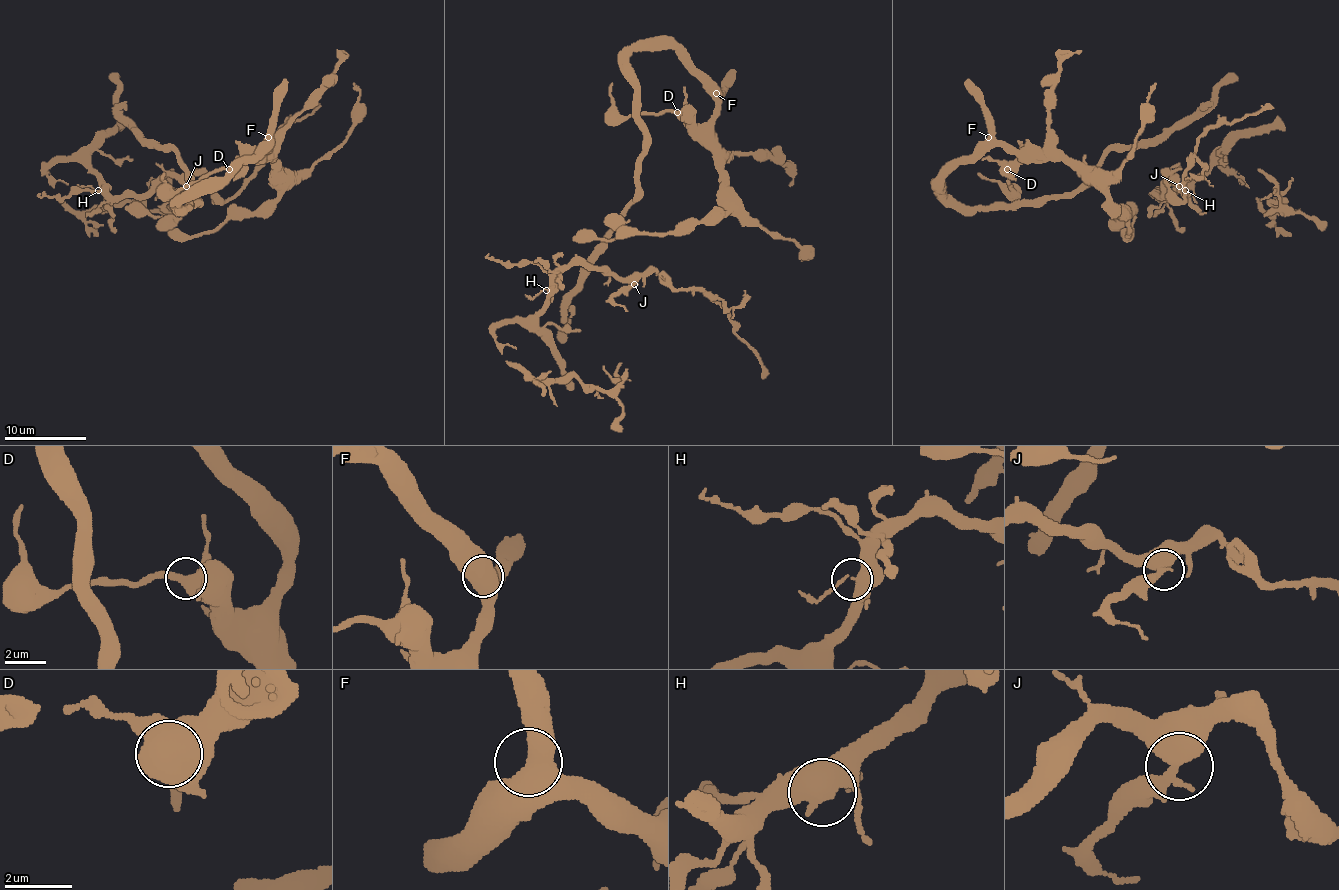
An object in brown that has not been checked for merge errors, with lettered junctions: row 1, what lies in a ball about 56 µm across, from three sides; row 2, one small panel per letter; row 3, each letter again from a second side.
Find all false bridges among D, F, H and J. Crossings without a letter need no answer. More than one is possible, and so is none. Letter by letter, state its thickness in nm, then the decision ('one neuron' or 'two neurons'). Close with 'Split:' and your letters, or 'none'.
D: 550 nm | one neuron
F: 600 nm | one neuron
H: 320 nm | one neuron
J: 550 nm | one neuron
Split: none

